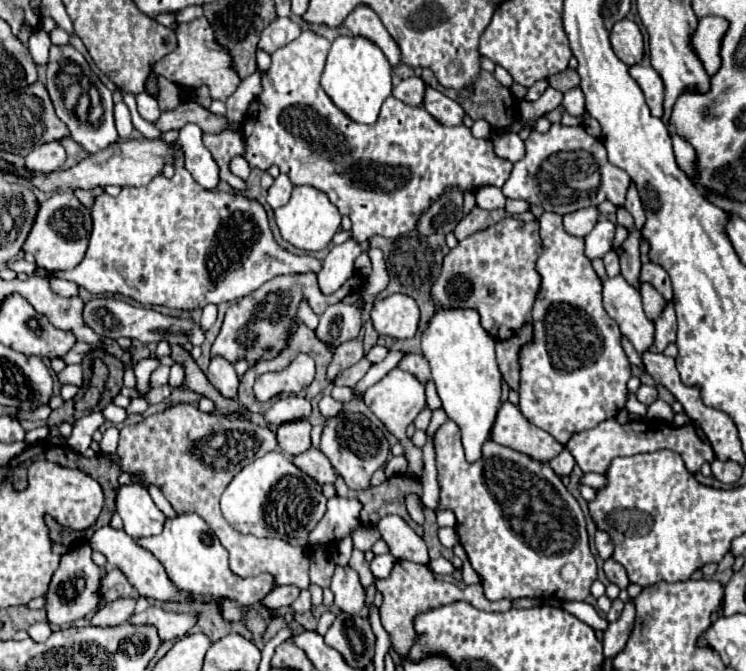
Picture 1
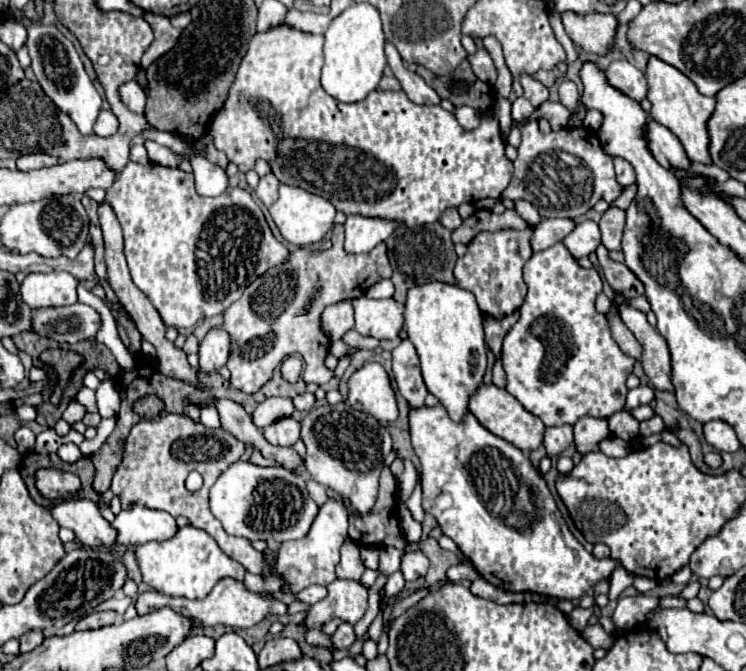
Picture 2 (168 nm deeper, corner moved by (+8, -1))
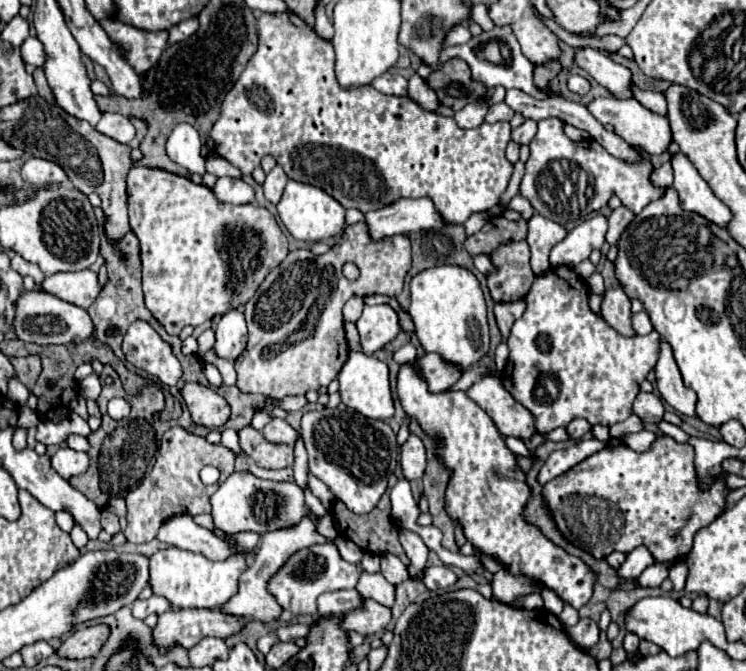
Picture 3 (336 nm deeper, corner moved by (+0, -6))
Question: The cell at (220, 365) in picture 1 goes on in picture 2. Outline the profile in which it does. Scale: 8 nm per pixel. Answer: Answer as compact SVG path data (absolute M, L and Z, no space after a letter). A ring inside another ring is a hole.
M219 326L211 328L199 346L199 366L203 372L217 372L229 356L229 334Z

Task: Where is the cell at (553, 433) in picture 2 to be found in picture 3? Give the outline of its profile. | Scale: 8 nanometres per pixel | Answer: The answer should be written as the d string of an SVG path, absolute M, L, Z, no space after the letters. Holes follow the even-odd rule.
M573 419L573 421L567 425L569 441L579 441L581 435L585 435L587 431L591 431L591 425L589 425L585 419Z

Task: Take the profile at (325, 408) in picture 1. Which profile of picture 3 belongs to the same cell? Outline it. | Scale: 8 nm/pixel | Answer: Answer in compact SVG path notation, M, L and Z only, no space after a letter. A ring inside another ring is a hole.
M295 395L295 397L285 397L279 401L279 405L285 409L285 411L301 411L305 409L307 405L307 399L303 395Z

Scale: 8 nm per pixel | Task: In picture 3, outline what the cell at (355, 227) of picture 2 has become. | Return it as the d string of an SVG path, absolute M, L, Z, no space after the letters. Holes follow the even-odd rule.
M399 199L389 207L369 211L365 215L365 223L369 223L369 235L373 239L385 239L389 235L409 235L423 229L439 229L443 227L441 215L435 211L433 201L423 199Z

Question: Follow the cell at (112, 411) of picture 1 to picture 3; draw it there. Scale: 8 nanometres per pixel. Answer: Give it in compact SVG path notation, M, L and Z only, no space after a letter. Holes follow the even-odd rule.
M93 373L91 377L83 379L81 381L81 397L83 399L91 399L91 401L97 401L99 399L99 393L101 393L101 385L99 385L99 377Z

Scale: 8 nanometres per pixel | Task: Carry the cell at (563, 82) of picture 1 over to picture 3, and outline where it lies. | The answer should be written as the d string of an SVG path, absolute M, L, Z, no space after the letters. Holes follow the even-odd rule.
M557 61L555 63L547 63L547 65L541 65L541 67L535 67L535 85L541 87L541 89L549 87L551 79L557 77L561 73L561 69L563 69L563 65L557 63Z

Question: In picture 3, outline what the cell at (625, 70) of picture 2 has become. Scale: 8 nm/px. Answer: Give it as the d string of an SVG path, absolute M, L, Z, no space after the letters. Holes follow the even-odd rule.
M585 47L577 51L577 65L585 69L599 85L603 85L613 97L617 99L631 99L633 97L633 73L601 51Z

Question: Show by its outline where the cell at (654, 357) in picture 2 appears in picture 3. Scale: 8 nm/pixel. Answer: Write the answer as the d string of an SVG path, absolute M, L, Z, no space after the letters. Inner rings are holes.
M661 339L661 351L659 361L655 365L655 377L657 377L657 389L661 397L679 413L695 417L695 401L697 395L693 389L685 387L679 367L673 359L673 349L669 347L667 339Z

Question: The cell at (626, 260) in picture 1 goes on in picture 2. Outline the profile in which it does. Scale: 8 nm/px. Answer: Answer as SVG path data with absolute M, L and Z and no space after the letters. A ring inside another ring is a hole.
M611 206L599 220L601 244L607 250L621 250L621 234L625 228L625 210Z

